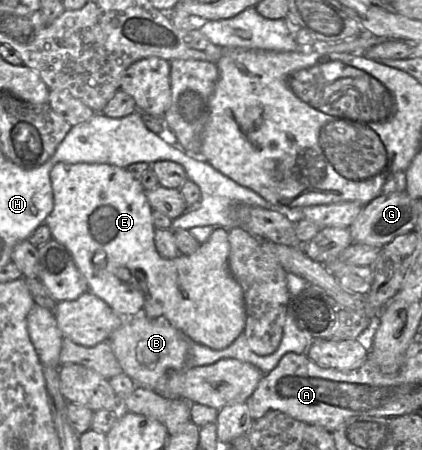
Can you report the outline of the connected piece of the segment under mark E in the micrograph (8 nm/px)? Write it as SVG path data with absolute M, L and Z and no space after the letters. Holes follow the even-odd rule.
M59 162L50 172L50 180L54 207L45 224L50 229L51 238L70 252L88 285L88 291L106 302L116 314L124 319L143 314L147 300L157 300L163 307L163 320L191 341L213 350L227 348L243 333L246 322L245 299L242 287L229 268L228 229L214 228L208 240L200 244L194 253L166 259L155 248L156 228L146 191L126 168L99 163ZM137 271L142 271L143 280L136 277Z

